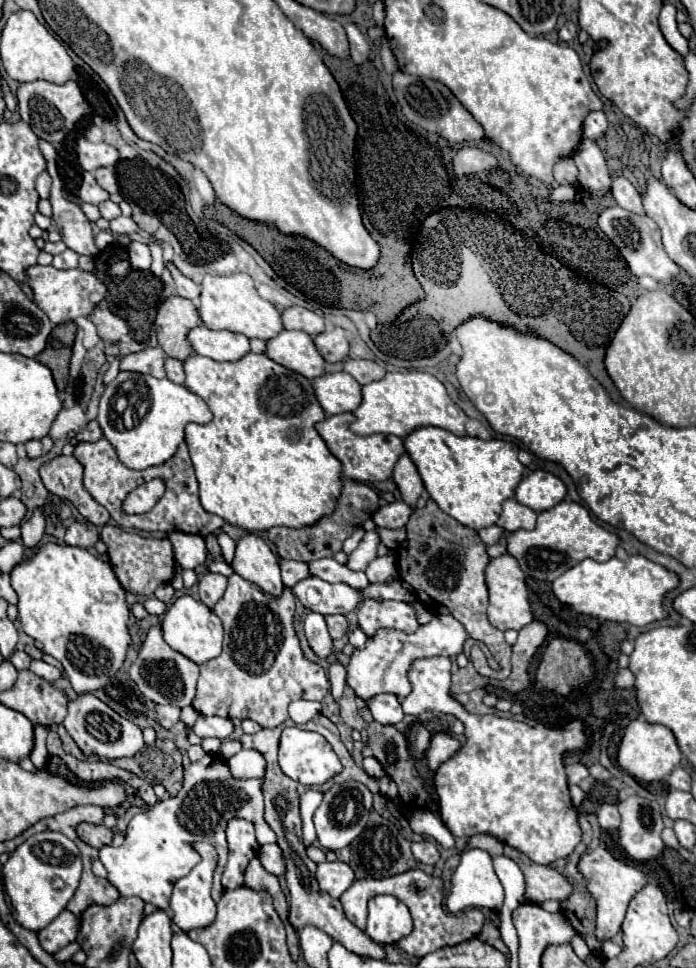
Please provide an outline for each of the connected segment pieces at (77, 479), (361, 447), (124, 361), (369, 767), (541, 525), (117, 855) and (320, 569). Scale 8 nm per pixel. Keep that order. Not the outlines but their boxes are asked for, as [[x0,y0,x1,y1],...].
[[39,455,91,515],[315,413,405,483],[119,347,165,379],[363,757,385,779],[507,501,619,581],[99,755,275,909],[309,559,369,589]]

